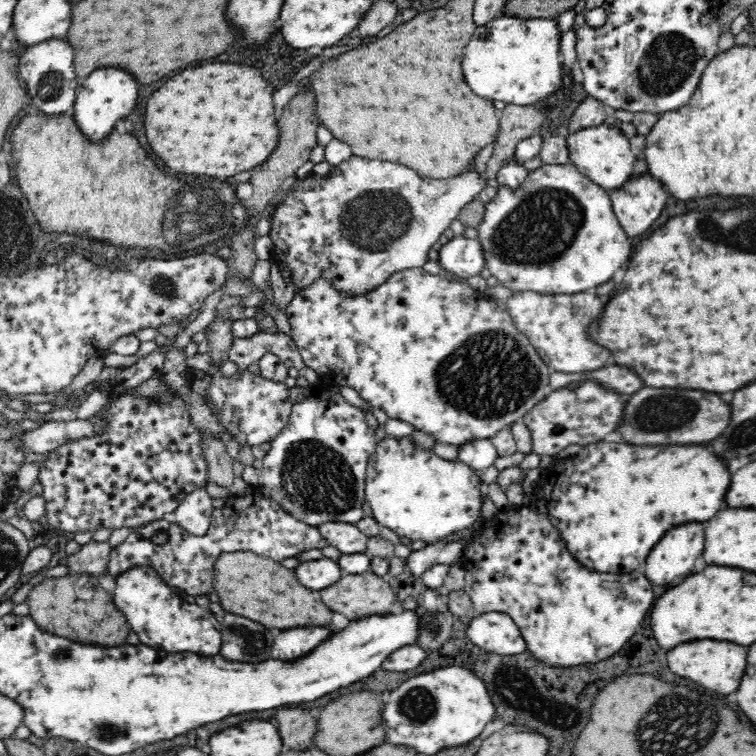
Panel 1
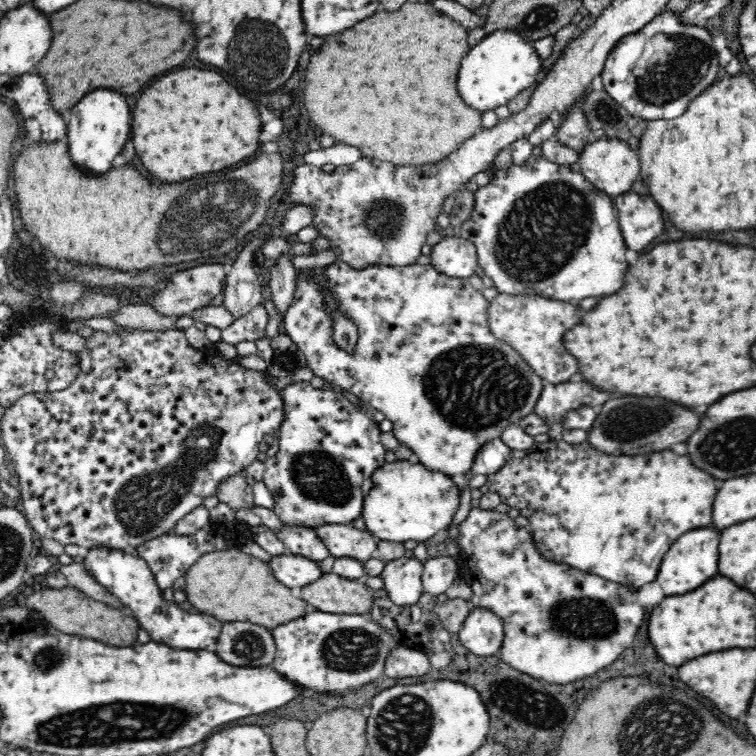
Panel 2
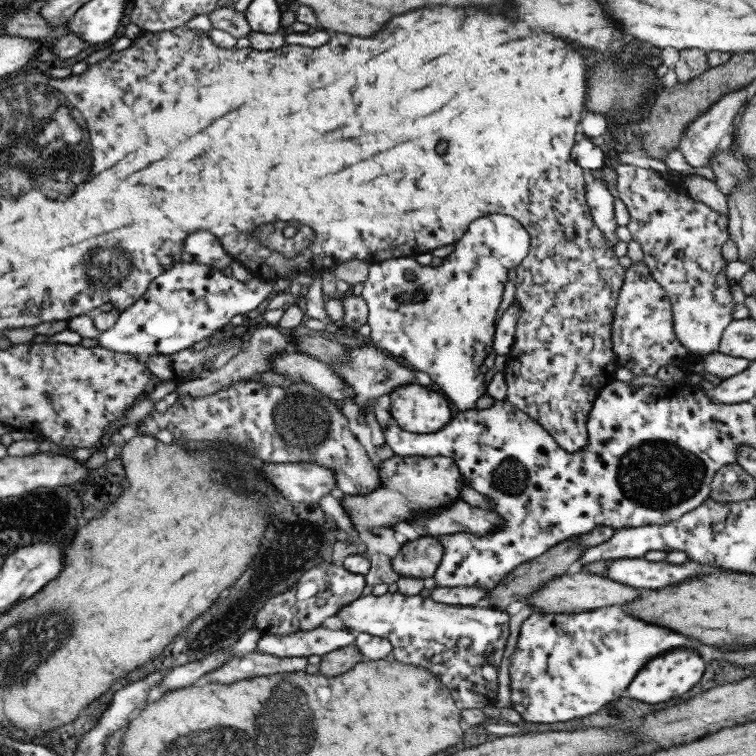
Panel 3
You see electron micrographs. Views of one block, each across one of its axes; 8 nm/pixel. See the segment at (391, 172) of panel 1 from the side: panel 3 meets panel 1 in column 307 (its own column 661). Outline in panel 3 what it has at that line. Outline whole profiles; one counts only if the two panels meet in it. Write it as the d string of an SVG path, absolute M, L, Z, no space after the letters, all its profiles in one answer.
M618 165L618 192L620 200L630 211L630 222L626 228L632 240L640 243L644 263L648 266L652 278L656 280L671 302L673 328L676 338L684 348L695 356L708 356L719 351L718 344L724 329L732 322L732 313L736 302L732 298L731 285L724 276L727 261L722 256L722 245L729 238L729 218L714 212L710 206L692 200L683 190L682 185L663 178L651 169L633 165Z

